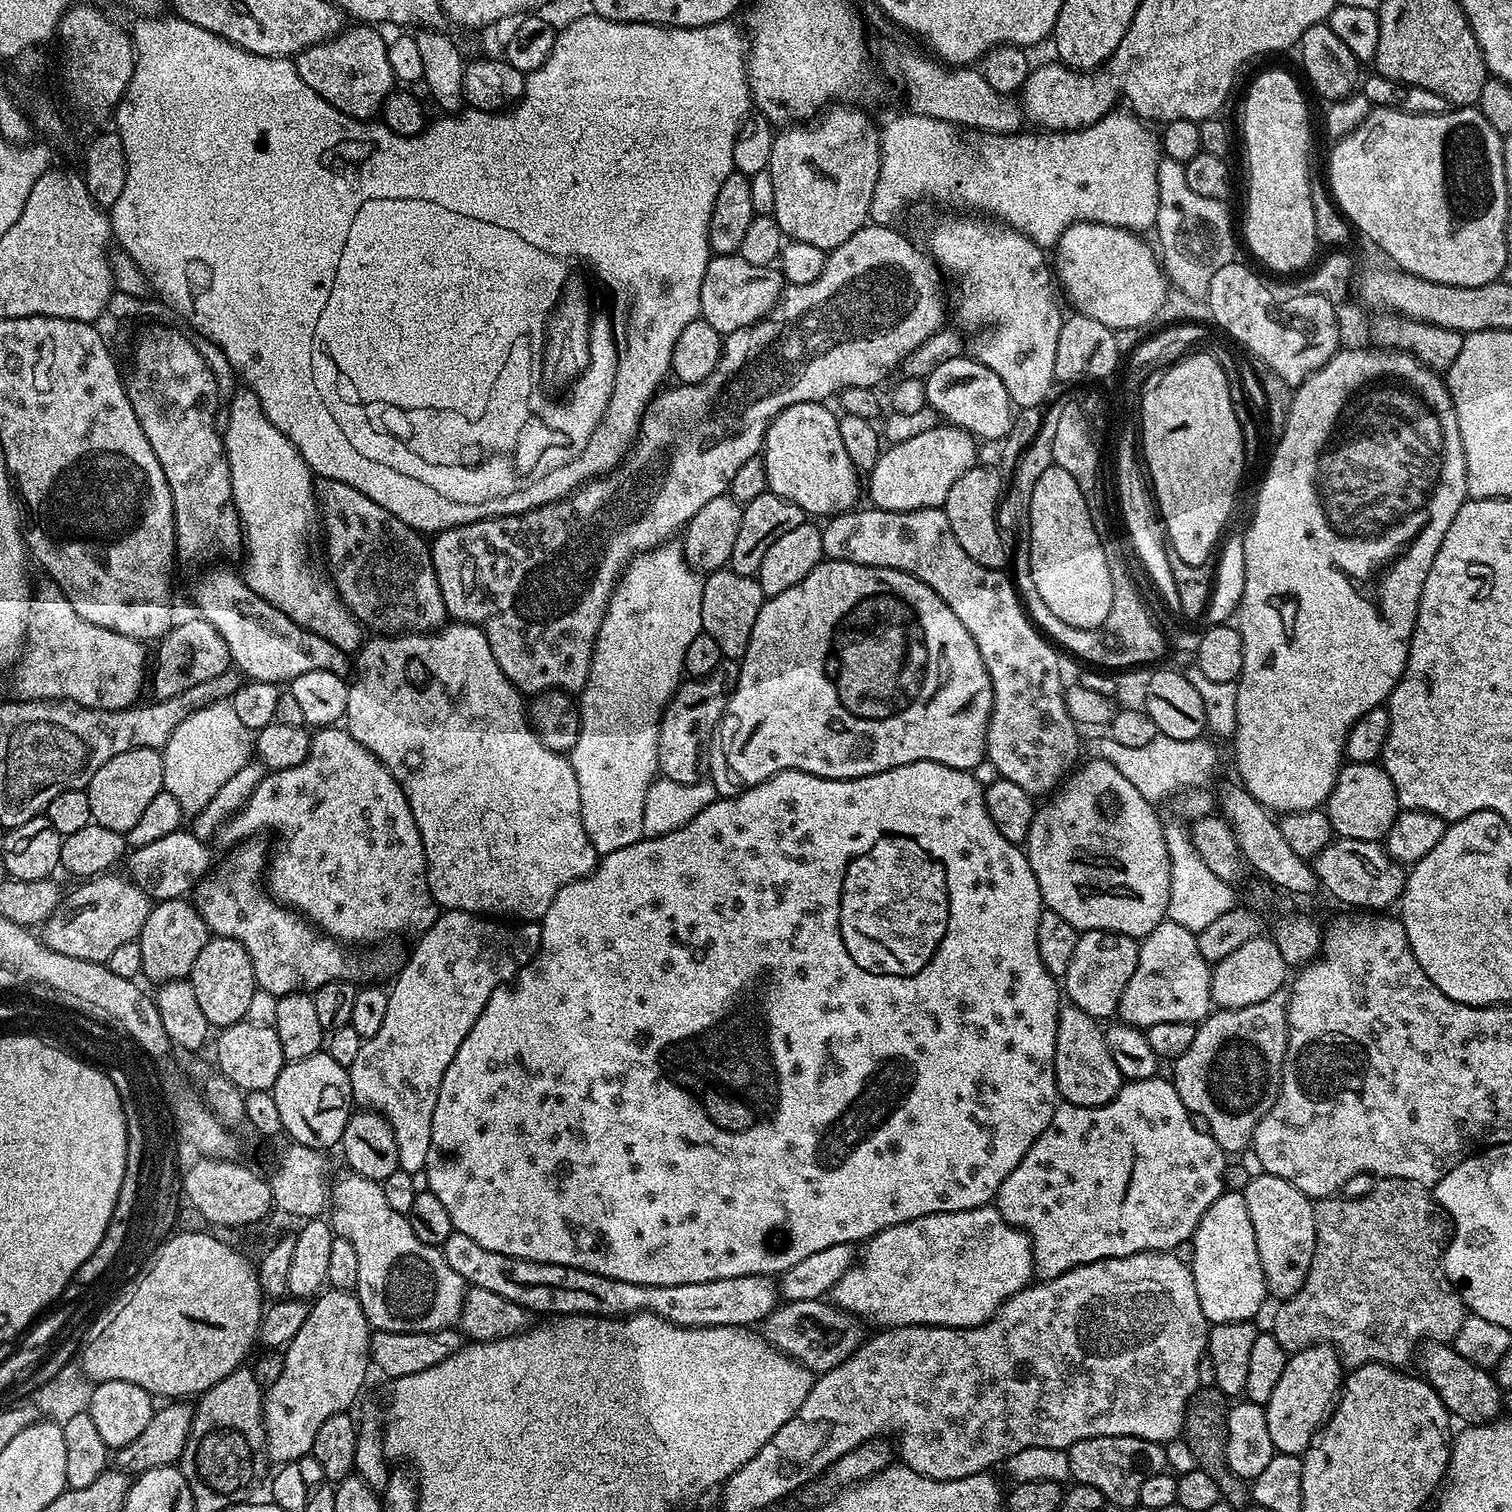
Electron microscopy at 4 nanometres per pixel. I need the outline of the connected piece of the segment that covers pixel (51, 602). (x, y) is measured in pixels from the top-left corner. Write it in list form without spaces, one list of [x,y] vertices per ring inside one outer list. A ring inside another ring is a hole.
[[[63,594],[55,595],[44,596],[41,600],[39,597],[28,616],[28,635],[24,638],[24,647],[14,664],[16,673],[12,676],[12,688],[20,695],[17,697],[21,701],[55,700],[76,704],[79,708],[101,708],[107,712],[133,707],[141,699],[140,691],[146,688],[144,667],[150,664],[150,652],[144,649],[147,647],[132,636],[86,622],[86,618],[74,610]]]

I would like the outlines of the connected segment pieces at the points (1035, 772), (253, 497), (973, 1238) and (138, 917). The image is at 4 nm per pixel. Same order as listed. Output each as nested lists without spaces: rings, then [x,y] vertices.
[[[875,506],[857,507],[855,510],[842,512],[831,517],[832,520],[822,528],[822,550],[825,557],[830,560],[841,560],[842,562],[850,562],[851,564],[861,564],[867,568],[889,568],[890,570],[898,570],[904,572],[908,576],[914,577],[919,584],[925,584],[929,593],[937,596],[942,602],[946,602],[946,606],[958,618],[958,622],[962,622],[962,626],[966,626],[966,630],[970,634],[970,638],[974,638],[974,642],[978,646],[978,654],[982,654],[982,662],[986,666],[986,670],[990,674],[990,682],[992,683],[992,713],[990,714],[990,722],[988,723],[988,733],[986,734],[986,753],[987,763],[996,767],[995,775],[1002,780],[1014,782],[1014,786],[1022,786],[1022,790],[1026,790],[1034,798],[1044,798],[1053,790],[1060,787],[1062,781],[1077,767],[1080,756],[1080,736],[1078,733],[1078,725],[1070,718],[1070,710],[1066,706],[1066,698],[1064,690],[1066,681],[1060,677],[1060,660],[1057,649],[1042,635],[1039,628],[1032,623],[1017,591],[1015,583],[1009,577],[1004,577],[1003,571],[987,568],[986,566],[978,566],[978,562],[974,562],[974,558],[970,558],[970,554],[966,554],[966,550],[962,550],[962,546],[958,546],[958,538],[954,538],[954,530],[950,530],[950,522],[946,518],[943,507],[938,508],[919,508],[918,510],[910,510],[909,512],[887,512]]]
[[[243,390],[232,401],[227,401],[228,425],[223,425],[224,453],[230,466],[232,483],[232,501],[240,515],[240,524],[244,528],[244,548],[248,552],[248,565],[242,568],[244,580],[274,610],[282,610],[298,626],[326,638],[338,650],[355,654],[362,643],[362,625],[346,607],[336,589],[323,575],[315,576],[308,569],[308,539],[312,536],[312,527],[318,524],[318,505],[314,487],[314,473],[302,454],[292,445],[290,438],[278,430],[274,420],[262,410],[258,398],[251,390]]]
[[[994,1206],[939,1212],[914,1218],[905,1224],[895,1224],[873,1236],[863,1248],[864,1253],[861,1256],[859,1253],[852,1268],[838,1278],[830,1296],[836,1307],[865,1321],[873,1320],[880,1330],[905,1328],[911,1324],[973,1328],[986,1323],[1011,1296],[1029,1287],[1034,1276],[1032,1241],[1023,1230],[1006,1222]]]
[[[105,874],[94,876],[83,881],[81,888],[76,888],[72,892],[72,897],[65,899],[61,907],[56,909],[56,913],[49,920],[45,920],[42,925],[42,942],[50,950],[58,954],[66,954],[75,960],[85,960],[103,964],[114,954],[117,946],[122,946],[125,942],[136,940],[139,937],[142,926],[148,917],[150,898],[132,881],[127,875],[112,876],[116,874]]]

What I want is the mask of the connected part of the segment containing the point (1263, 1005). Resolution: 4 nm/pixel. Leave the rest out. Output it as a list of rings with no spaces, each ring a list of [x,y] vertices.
[[[1281,990],[1270,994],[1270,998],[1262,998],[1262,1002],[1254,1002],[1254,1006],[1213,1011],[1200,1021],[1194,1034],[1194,1042],[1190,1042],[1186,1054],[1179,1056],[1171,1065],[1170,1079],[1178,1090],[1178,1098],[1182,1098],[1193,1117],[1205,1120],[1203,1123],[1206,1130],[1216,1139],[1225,1154],[1247,1149],[1252,1143],[1252,1135],[1258,1122],[1262,1122],[1270,1106],[1274,1106],[1280,1093],[1287,1045],[1288,992]]]

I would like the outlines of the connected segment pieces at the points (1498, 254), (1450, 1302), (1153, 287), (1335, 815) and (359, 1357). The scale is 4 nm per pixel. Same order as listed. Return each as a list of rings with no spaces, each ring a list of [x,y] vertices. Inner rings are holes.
[[[1460,106],[1442,114],[1410,114],[1397,108],[1373,107],[1367,118],[1349,136],[1339,137],[1335,141],[1332,153],[1328,156],[1327,183],[1330,185],[1332,199],[1336,207],[1348,218],[1357,233],[1365,232],[1386,255],[1399,271],[1409,272],[1418,278],[1438,282],[1446,286],[1486,286],[1500,279],[1502,266],[1510,258],[1506,250],[1506,210],[1510,207],[1510,189],[1506,186],[1504,173],[1504,136],[1481,114],[1479,107]]]
[[[1380,1178],[1365,1196],[1357,1200],[1340,1200],[1341,1198],[1325,1198],[1315,1201],[1314,1204],[1314,1226],[1316,1227],[1316,1245],[1314,1246],[1314,1258],[1310,1262],[1310,1270],[1306,1274],[1306,1282],[1292,1296],[1283,1301],[1284,1304],[1276,1312],[1272,1320],[1270,1331],[1274,1338],[1278,1338],[1278,1346],[1282,1346],[1285,1352],[1291,1354],[1301,1352],[1303,1348],[1309,1348],[1311,1344],[1331,1344],[1340,1354],[1341,1365],[1345,1369],[1360,1368],[1363,1364],[1387,1364],[1389,1366],[1404,1366],[1408,1359],[1413,1359],[1418,1345],[1427,1340],[1451,1341],[1456,1332],[1462,1326],[1466,1309],[1460,1301],[1460,1294],[1452,1287],[1452,1284],[1444,1275],[1442,1263],[1442,1252],[1438,1247],[1428,1244],[1432,1236],[1432,1208],[1434,1200],[1429,1189],[1419,1184],[1416,1180],[1403,1180],[1402,1178]]]
[[[1093,223],[1074,224],[1062,233],[1059,243],[1054,248],[1054,272],[1062,288],[1064,283],[1064,288],[1076,307],[1073,309],[1079,315],[1094,318],[1107,328],[1121,330],[1120,328],[1140,328],[1159,314],[1160,307],[1168,296],[1170,284],[1153,245],[1151,248],[1143,238],[1143,235],[1135,231]]]
[[[1345,763],[1334,782],[1334,790],[1328,795],[1326,813],[1337,837],[1346,840],[1383,841],[1387,837],[1400,803],[1390,782],[1390,774],[1379,764]]]
[[[325,1291],[311,1301],[306,1322],[302,1330],[294,1334],[283,1353],[284,1365],[272,1385],[267,1385],[264,1392],[264,1439],[266,1456],[273,1460],[273,1465],[291,1464],[309,1455],[314,1446],[314,1434],[318,1434],[322,1422],[339,1412],[348,1412],[355,1402],[364,1379],[370,1369],[370,1342],[373,1329],[362,1310],[360,1300],[352,1292]]]

